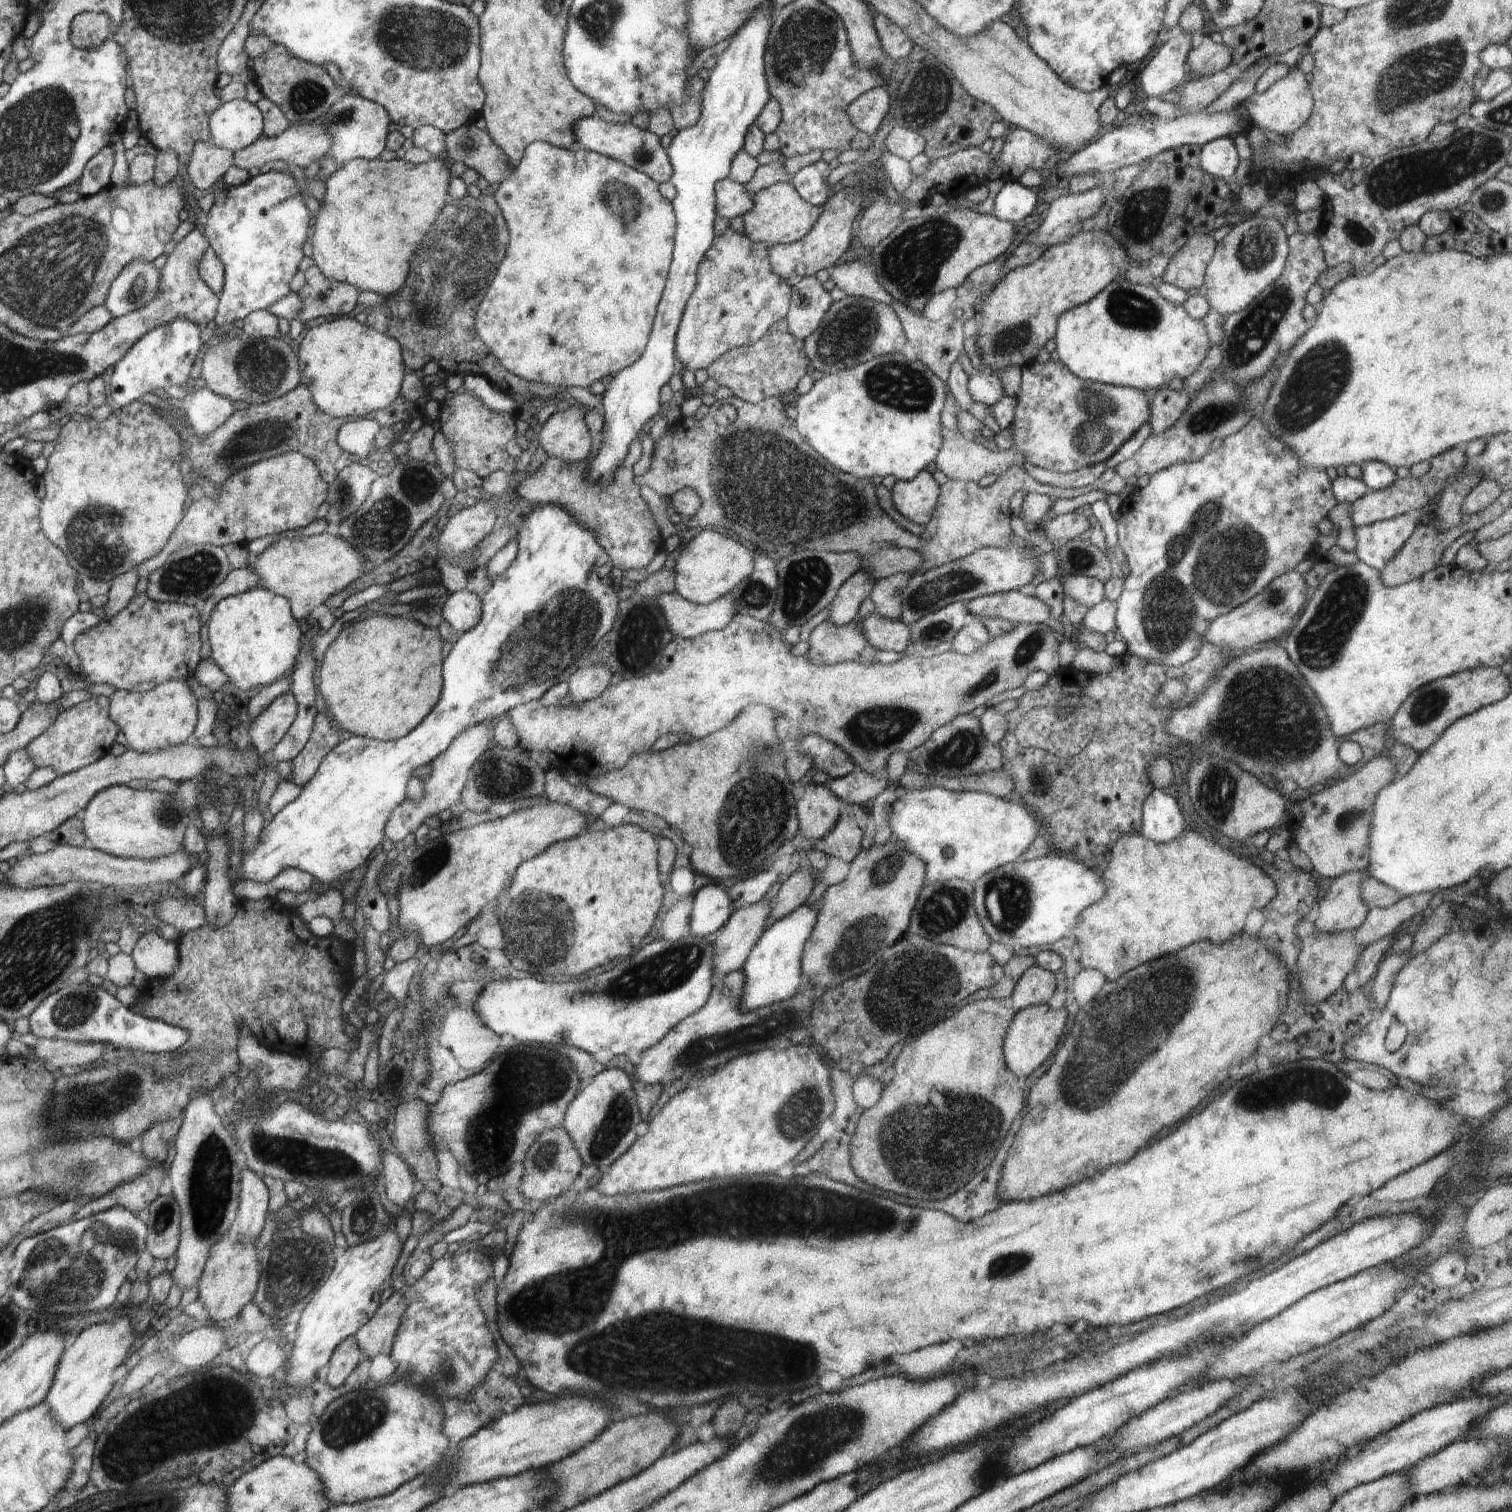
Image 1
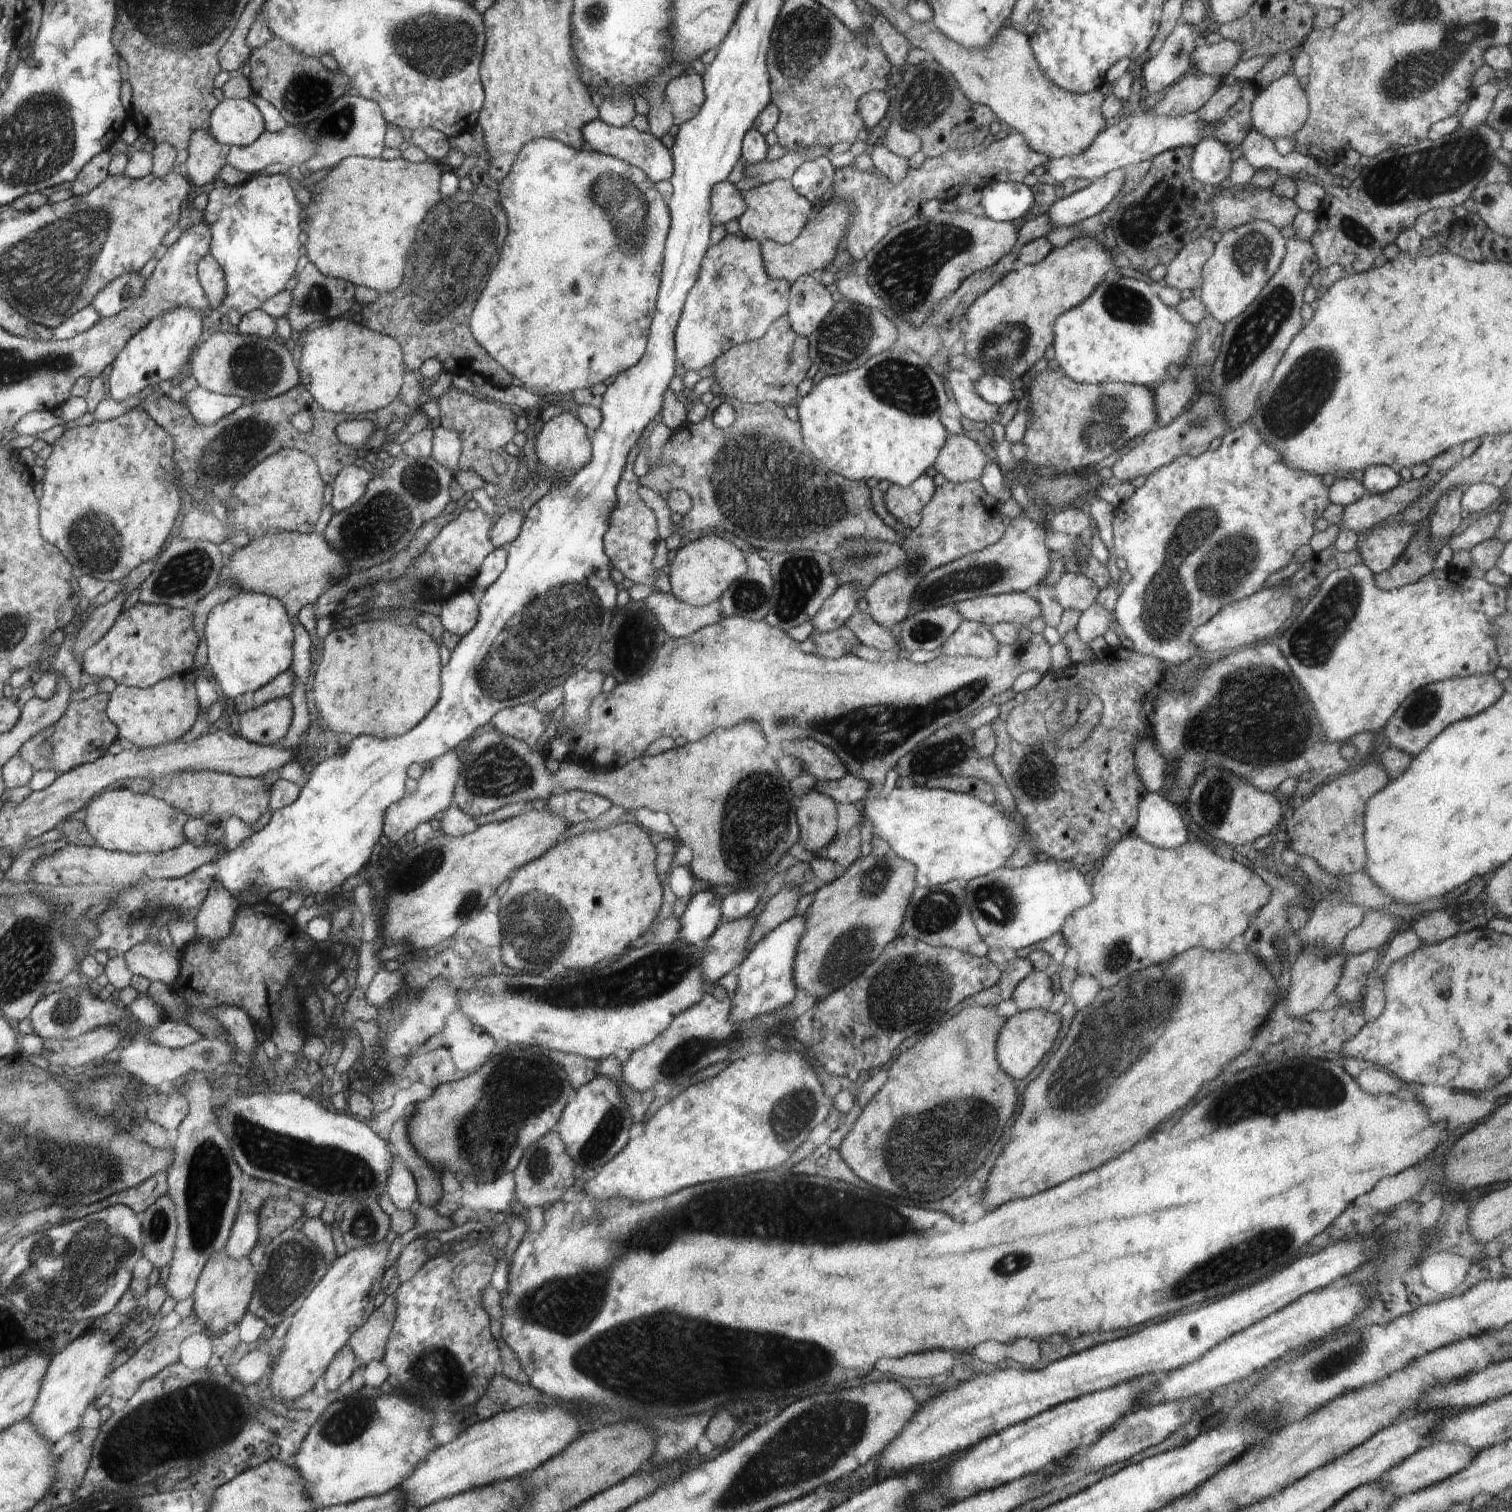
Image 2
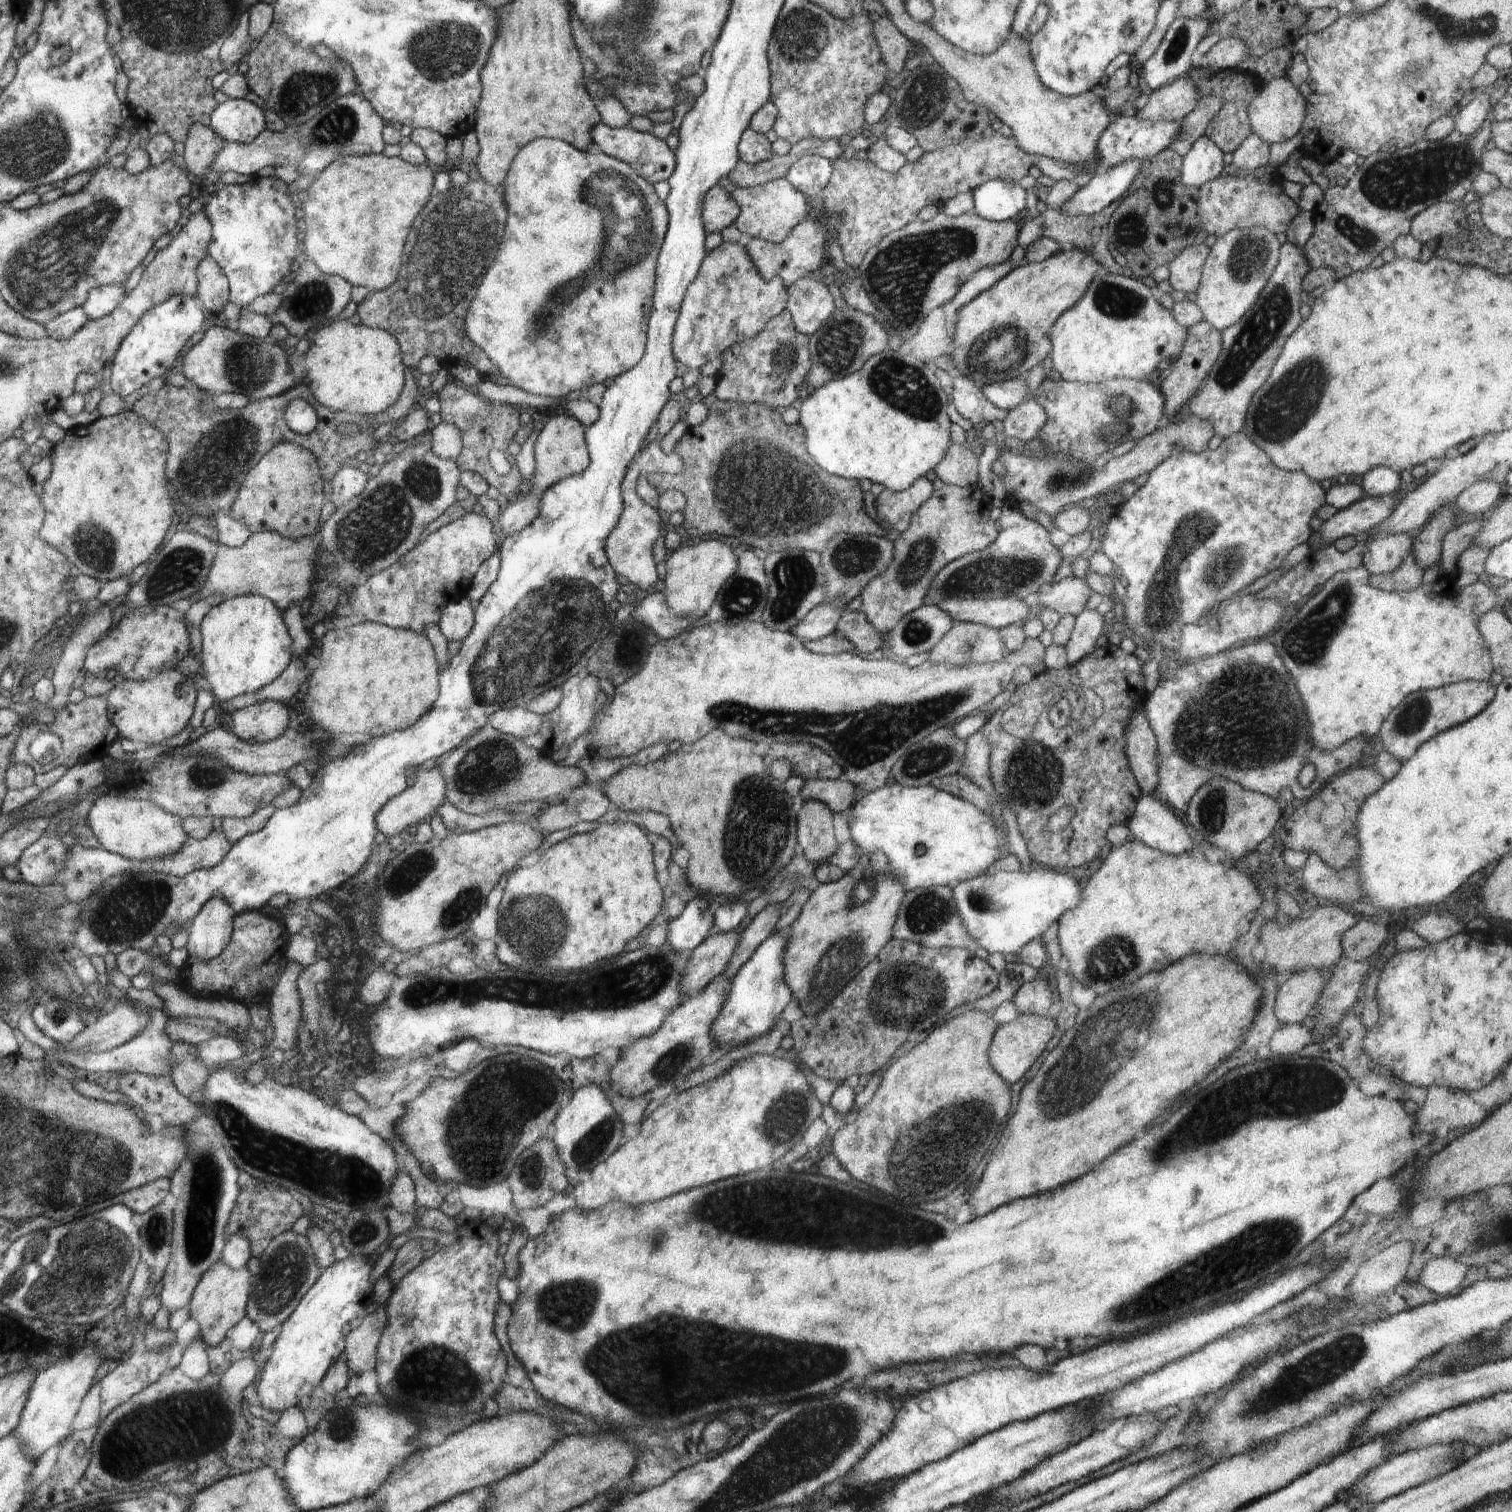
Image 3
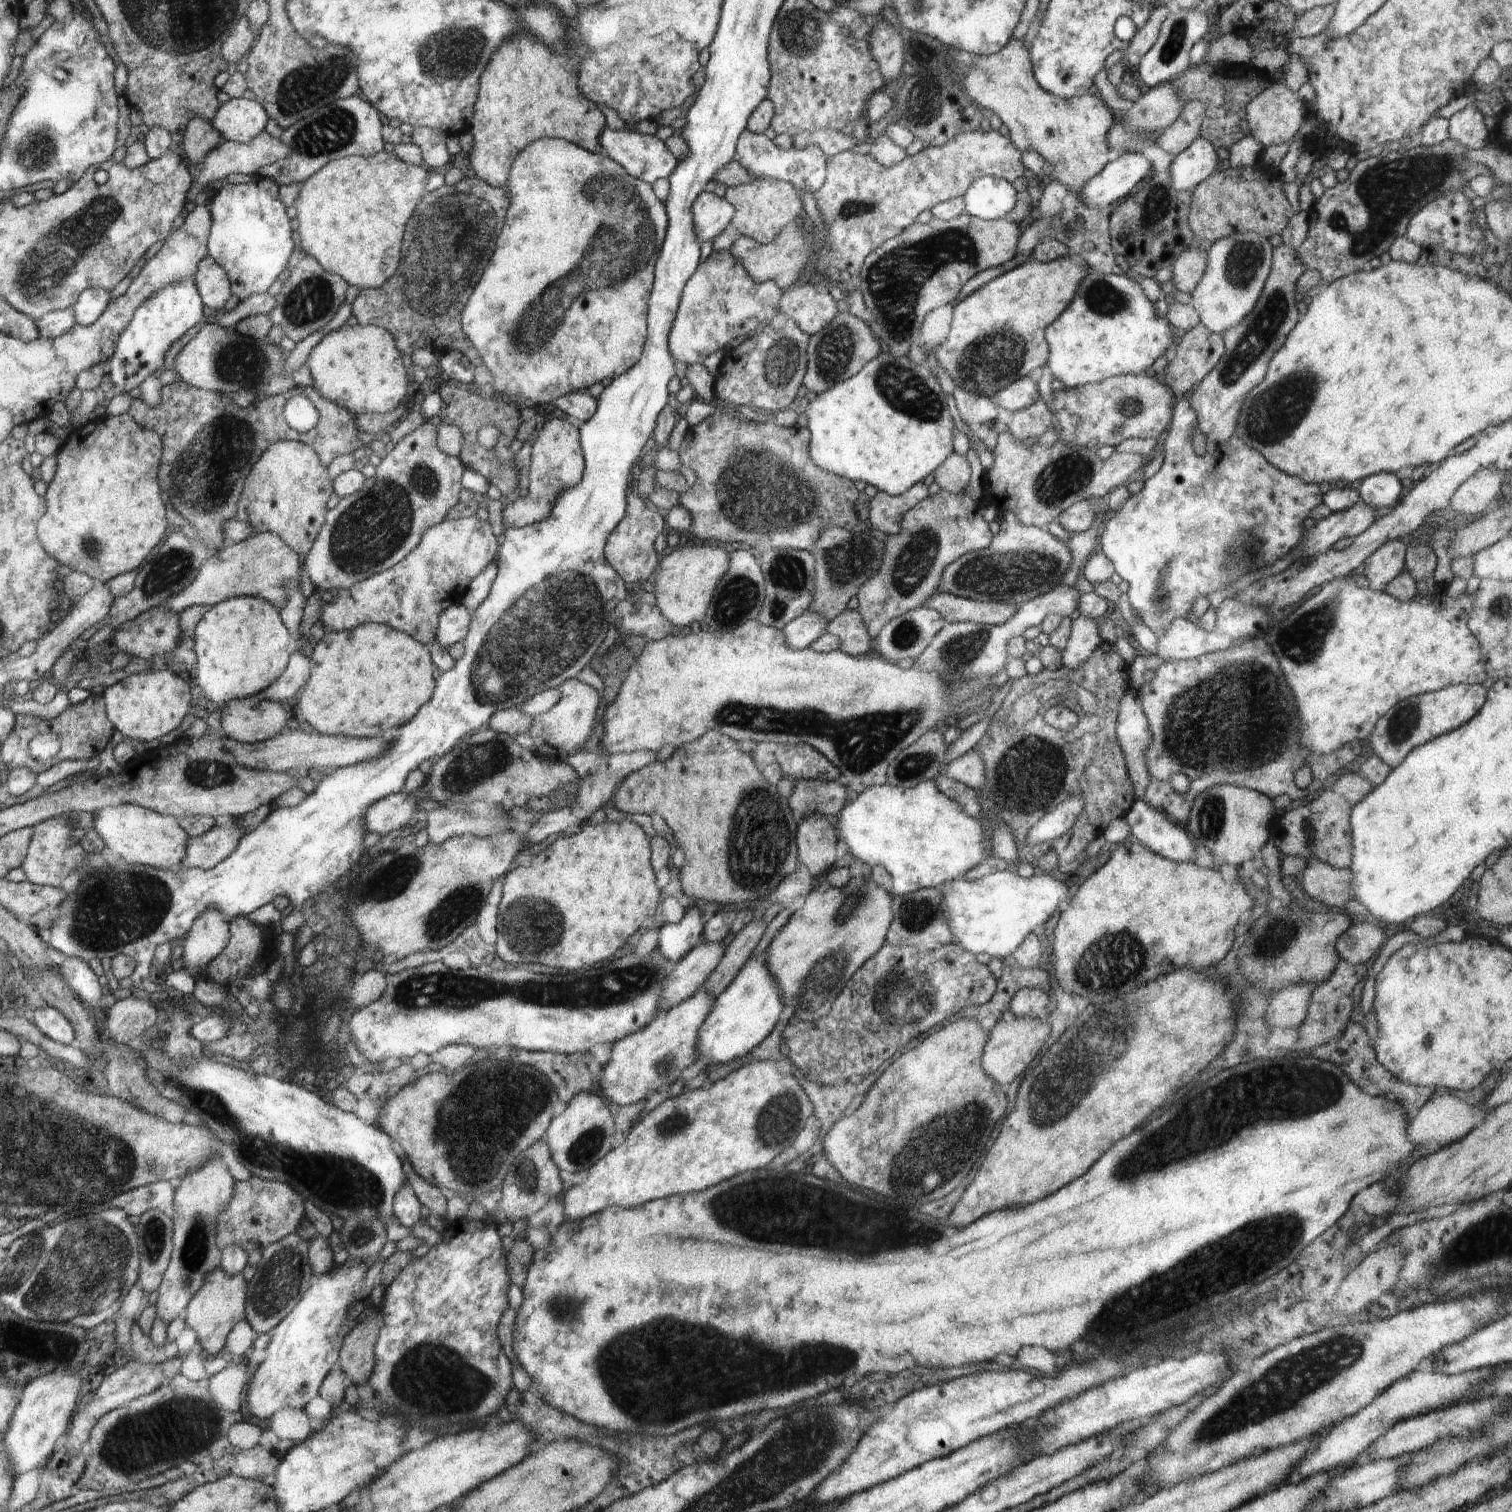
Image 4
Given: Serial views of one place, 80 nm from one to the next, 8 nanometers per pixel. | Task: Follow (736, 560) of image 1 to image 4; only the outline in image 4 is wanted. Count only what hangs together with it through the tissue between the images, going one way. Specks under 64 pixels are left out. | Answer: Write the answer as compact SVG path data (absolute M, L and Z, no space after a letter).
M702 544L702 546L684 546L675 548L660 562L660 572L656 581L654 592L659 609L673 624L675 630L698 622L703 624L708 608L712 604L716 588L731 566L730 554L718 546Z

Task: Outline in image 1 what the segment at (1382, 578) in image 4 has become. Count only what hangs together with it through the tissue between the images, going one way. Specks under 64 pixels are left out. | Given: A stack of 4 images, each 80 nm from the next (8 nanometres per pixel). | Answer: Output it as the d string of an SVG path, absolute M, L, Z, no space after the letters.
M1400 515L1354 528L1355 553L1360 561L1381 571L1412 536L1417 524L1413 515Z

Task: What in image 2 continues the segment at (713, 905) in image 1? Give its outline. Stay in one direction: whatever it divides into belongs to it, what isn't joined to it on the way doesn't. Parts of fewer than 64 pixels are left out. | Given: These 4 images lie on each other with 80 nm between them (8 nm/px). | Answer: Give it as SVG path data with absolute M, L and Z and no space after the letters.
M704 890L692 895L691 898L686 901L687 907L680 914L679 923L679 938L684 939L688 943L694 943L695 945L702 945L705 940L709 939L714 931L719 927L719 924L723 922L723 914L721 911L721 902L712 891Z

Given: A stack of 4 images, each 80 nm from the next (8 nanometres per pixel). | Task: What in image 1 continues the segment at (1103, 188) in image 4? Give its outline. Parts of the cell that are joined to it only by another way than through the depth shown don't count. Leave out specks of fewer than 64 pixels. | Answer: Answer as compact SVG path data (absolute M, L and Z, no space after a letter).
M1096 186L1085 193L1067 193L1066 195L1061 195L1051 203L1051 207L1045 211L1044 217L1042 216L1041 223L1024 241L1046 248L1056 245L1056 242L1064 240L1070 234L1070 230L1078 222L1082 222L1086 218L1090 218L1090 216L1095 217L1095 214L1103 206L1106 198L1108 198L1108 194L1103 192L1102 186Z

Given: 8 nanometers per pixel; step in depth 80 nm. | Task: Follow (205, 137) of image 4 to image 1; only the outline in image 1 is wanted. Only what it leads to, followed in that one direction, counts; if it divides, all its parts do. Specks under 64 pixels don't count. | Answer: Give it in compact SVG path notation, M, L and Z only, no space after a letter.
M196 142L187 166L193 187L204 191L218 182L233 165L233 153L212 142Z

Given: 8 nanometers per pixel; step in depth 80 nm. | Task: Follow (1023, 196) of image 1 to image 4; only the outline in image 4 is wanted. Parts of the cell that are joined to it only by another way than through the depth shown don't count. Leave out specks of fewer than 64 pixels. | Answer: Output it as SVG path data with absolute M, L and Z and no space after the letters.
M984 176L970 182L962 198L964 210L970 217L986 221L1006 217L1016 206L1018 192L1004 178Z

